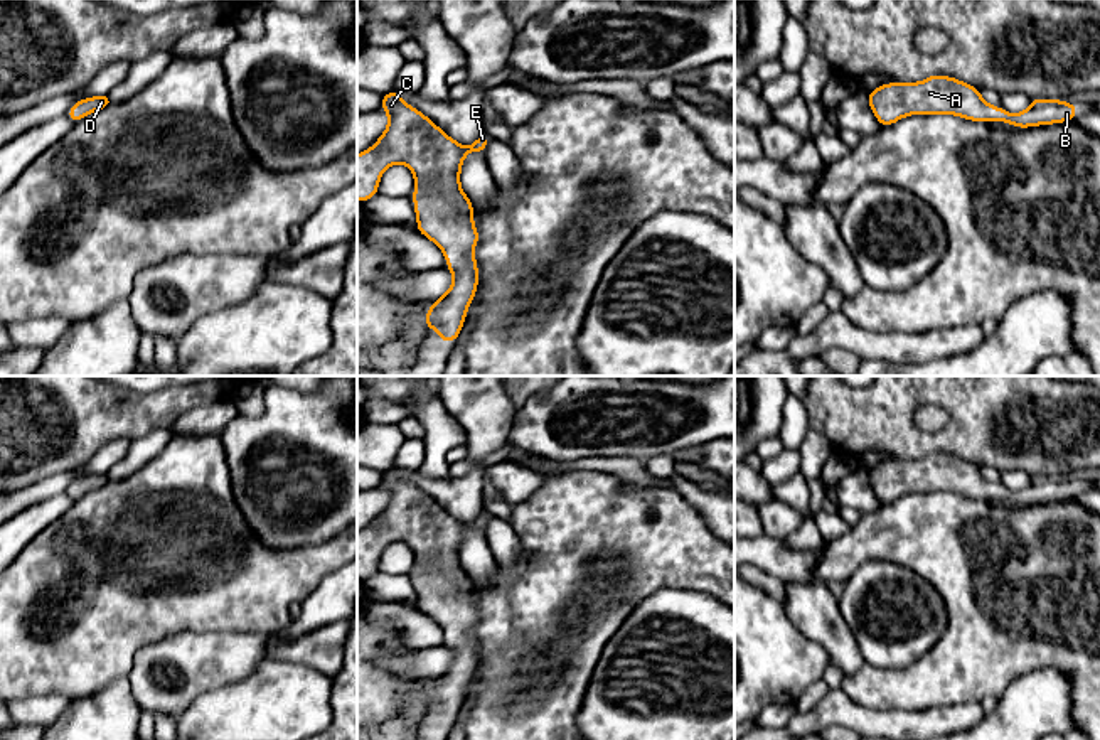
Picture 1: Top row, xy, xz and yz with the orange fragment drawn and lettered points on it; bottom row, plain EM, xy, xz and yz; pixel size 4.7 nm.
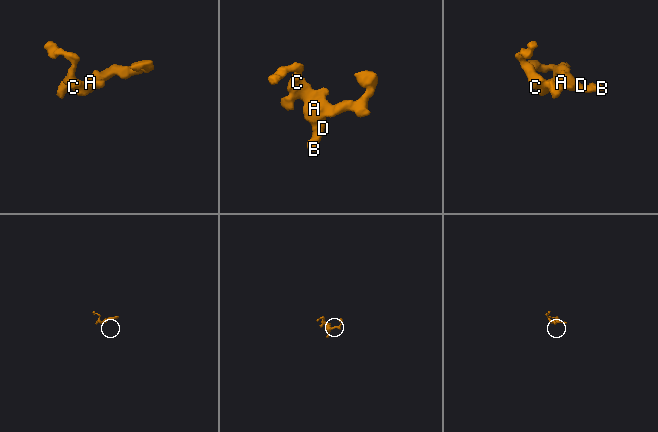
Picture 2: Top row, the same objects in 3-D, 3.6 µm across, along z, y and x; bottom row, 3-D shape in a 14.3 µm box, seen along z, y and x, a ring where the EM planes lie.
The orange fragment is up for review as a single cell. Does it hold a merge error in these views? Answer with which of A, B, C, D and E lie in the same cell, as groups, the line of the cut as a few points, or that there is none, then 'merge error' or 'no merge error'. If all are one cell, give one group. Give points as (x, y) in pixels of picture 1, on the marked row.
A B C D E | no cut | no merge error

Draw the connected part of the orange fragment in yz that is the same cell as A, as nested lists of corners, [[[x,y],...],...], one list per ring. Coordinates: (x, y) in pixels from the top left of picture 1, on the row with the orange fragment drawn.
[[[933,74],[920,83],[886,83],[868,93],[878,123],[886,128],[910,115],[955,115],[970,121],[1002,121],[1016,128],[1071,121],[1078,106],[1063,99],[1031,98],[1026,111],[1009,115],[987,105],[980,89],[950,76]]]

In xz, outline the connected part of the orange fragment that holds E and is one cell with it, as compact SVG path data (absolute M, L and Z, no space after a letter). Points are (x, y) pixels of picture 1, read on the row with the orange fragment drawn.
M398 89L382 94L379 108L389 115L389 121L386 131L376 140L376 145L357 155L357 199L364 204L379 194L379 180L387 167L403 164L413 170L413 204L418 233L431 239L445 253L445 268L455 275L450 290L430 305L425 317L425 329L436 329L440 342L450 344L458 339L467 310L478 288L478 265L473 256L473 248L480 234L473 224L473 202L463 194L460 185L460 170L467 153L475 152L485 155L487 143L492 137L482 131L470 147L463 147L428 116L403 101Z

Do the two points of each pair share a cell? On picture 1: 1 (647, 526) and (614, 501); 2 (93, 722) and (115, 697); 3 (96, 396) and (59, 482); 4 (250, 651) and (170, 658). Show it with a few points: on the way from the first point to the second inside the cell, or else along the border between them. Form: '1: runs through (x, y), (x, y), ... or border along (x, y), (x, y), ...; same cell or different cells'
1: runs through (639, 526), (622, 509); same cell
2: runs through (100, 715), (112, 703); same cell
3: border along (81, 466), (56, 472), (26, 487); different cells
4: runs through (229, 656), (191, 658); same cell

